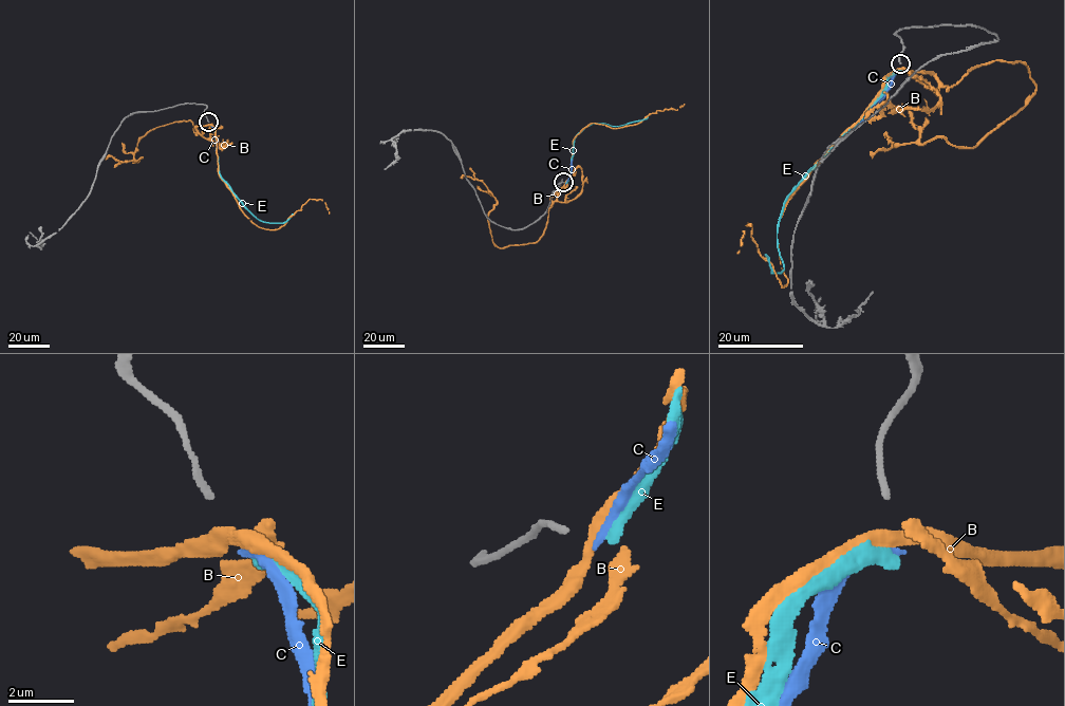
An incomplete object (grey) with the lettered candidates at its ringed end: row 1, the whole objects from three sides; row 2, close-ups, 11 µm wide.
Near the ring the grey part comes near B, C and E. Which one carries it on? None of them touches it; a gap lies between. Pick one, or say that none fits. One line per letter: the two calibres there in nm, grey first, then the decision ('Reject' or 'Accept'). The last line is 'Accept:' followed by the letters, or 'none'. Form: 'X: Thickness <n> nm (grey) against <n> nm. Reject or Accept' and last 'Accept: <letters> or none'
B: Thickness 200 nm (grey) against 340 nm. Reject
C: Thickness 200 nm (grey) against 260 nm. Reject
E: Thickness 200 nm (grey) against 500 nm. Reject
Accept: none

